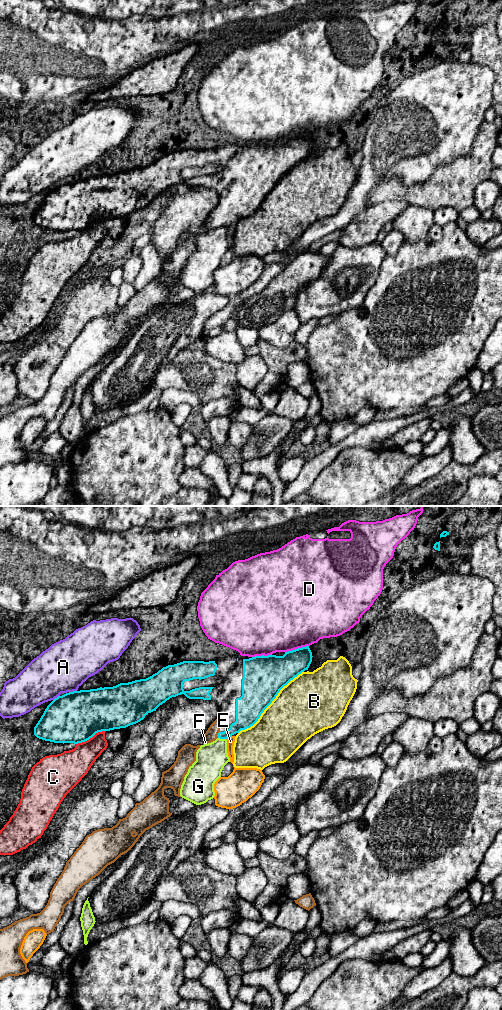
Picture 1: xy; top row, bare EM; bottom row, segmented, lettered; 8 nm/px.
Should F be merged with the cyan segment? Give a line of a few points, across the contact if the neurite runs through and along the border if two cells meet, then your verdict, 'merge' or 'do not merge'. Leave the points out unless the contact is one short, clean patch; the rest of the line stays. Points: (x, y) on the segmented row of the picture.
line xy (244, 720), (228, 733), (217, 735), (211, 734); merge

